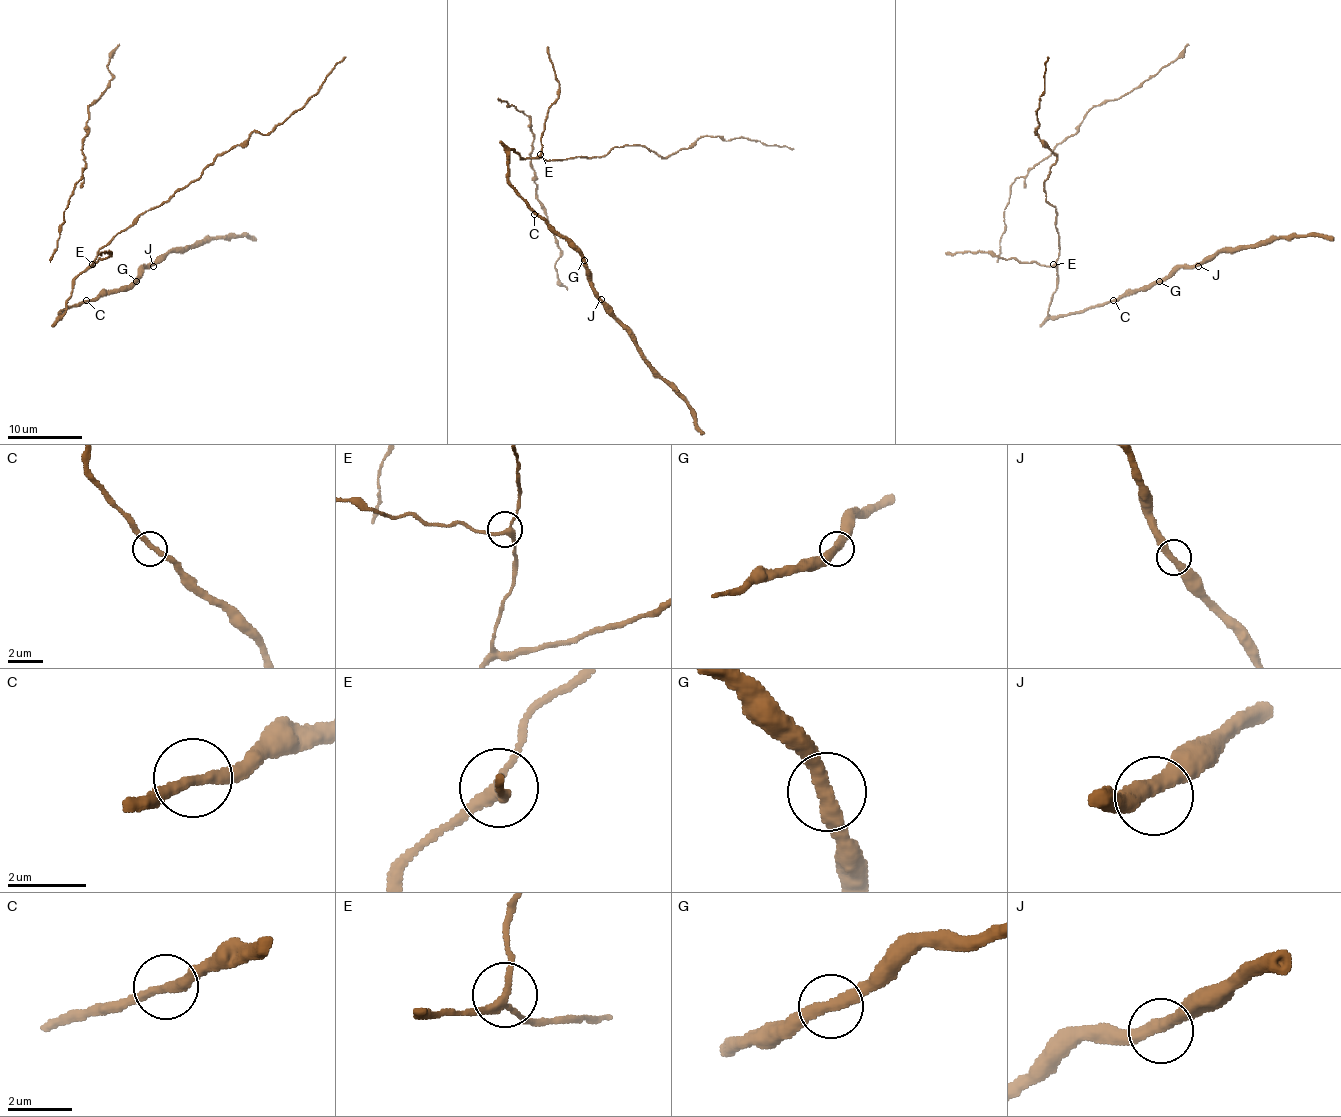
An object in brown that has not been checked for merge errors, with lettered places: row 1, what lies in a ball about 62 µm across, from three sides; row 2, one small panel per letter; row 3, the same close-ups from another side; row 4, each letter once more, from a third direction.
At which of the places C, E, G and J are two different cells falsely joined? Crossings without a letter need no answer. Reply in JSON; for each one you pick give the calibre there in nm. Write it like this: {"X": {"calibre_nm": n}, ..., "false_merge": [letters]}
{"false_merge": []}

